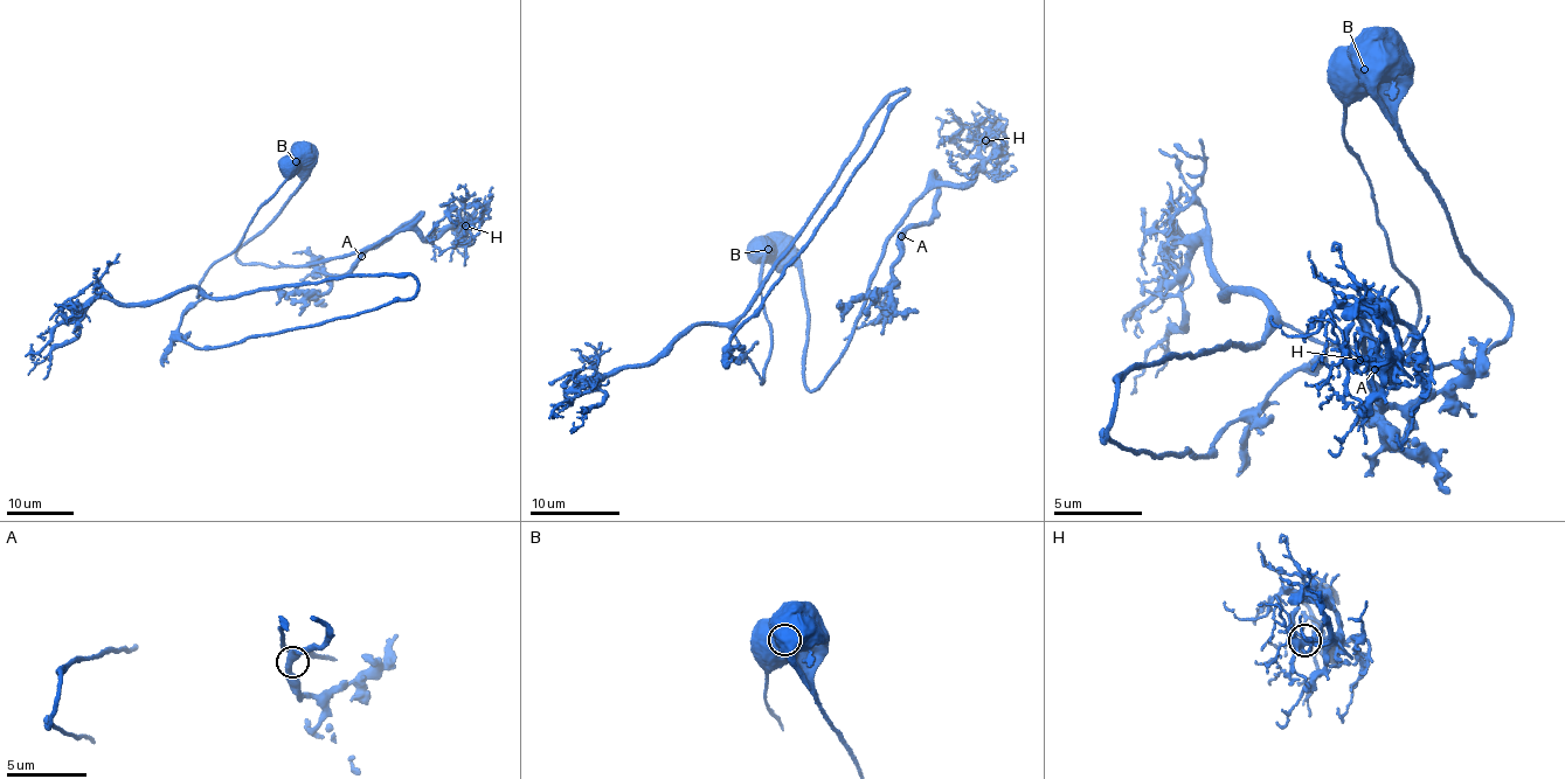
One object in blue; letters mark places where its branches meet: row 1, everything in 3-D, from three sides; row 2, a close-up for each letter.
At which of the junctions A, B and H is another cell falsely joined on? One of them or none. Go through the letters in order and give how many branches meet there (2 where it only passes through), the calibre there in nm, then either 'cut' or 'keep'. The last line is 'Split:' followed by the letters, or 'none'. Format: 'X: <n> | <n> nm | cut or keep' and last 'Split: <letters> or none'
A: 3 | 360 nm | keep
B: 1 | 1550 nm | cut
H: 3 | 260 nm | keep
Split: B

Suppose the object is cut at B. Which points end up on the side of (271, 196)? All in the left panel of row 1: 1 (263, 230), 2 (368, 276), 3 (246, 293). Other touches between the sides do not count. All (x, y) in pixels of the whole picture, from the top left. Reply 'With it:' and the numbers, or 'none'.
With it: 2, 3

